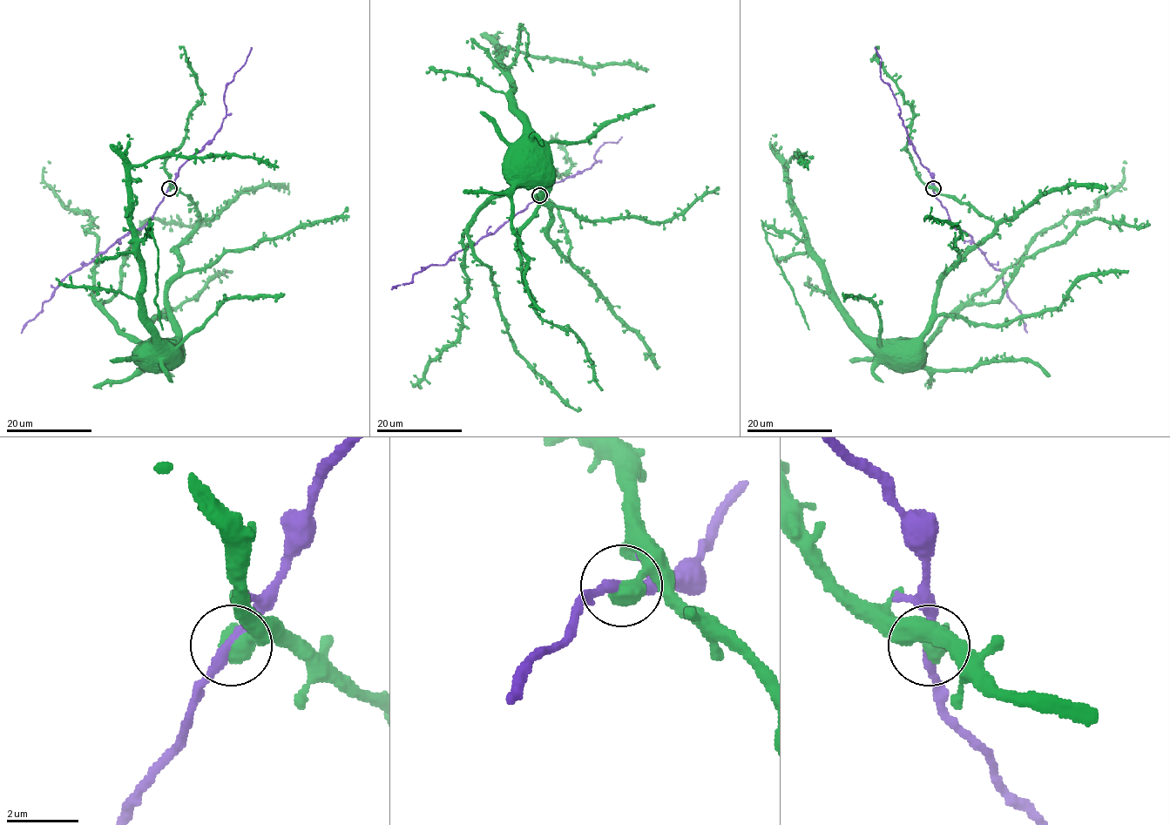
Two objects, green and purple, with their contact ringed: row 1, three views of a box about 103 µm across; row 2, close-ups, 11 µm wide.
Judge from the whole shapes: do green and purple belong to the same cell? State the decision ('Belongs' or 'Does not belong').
Belongs

